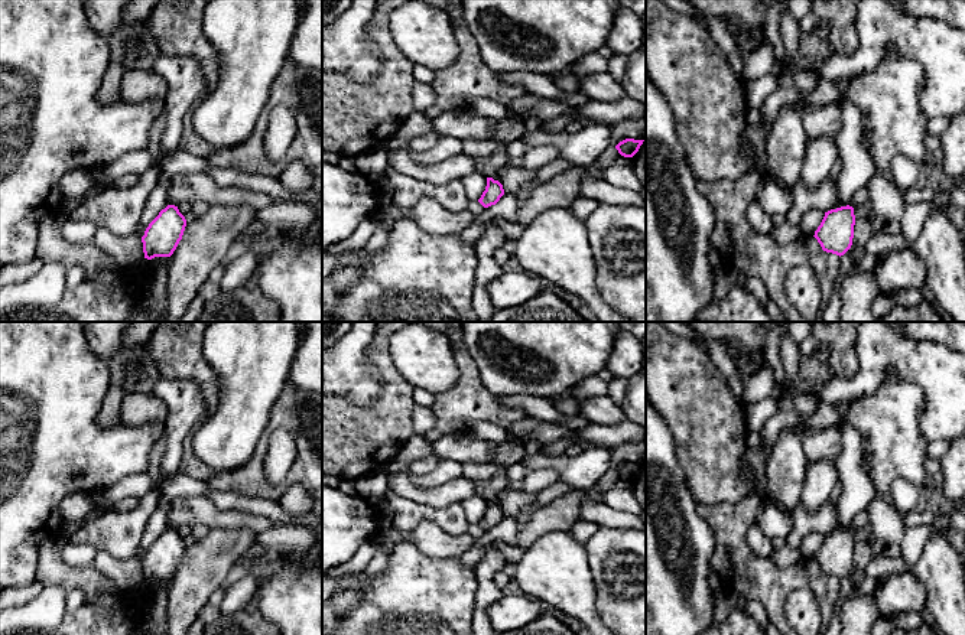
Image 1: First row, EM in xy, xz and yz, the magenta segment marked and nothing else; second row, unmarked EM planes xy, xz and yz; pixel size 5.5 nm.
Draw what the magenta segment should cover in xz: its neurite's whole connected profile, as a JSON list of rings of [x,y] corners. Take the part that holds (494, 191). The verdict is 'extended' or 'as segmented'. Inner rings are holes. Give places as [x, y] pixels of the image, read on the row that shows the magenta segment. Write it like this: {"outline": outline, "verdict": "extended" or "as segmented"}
{"outline": [[[487,178],[485,190],[482,192],[482,195],[478,199],[478,202],[484,208],[488,208],[491,205],[496,205],[503,195],[504,195],[503,185],[498,180],[494,180],[493,178]]], "verdict": "as segmented"}

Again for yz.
{"outline": [[[847,205],[825,212],[825,216],[815,231],[815,238],[822,250],[844,255],[852,245],[855,215],[854,208]]], "verdict": "as segmented"}

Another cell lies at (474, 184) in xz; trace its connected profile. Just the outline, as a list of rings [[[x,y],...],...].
[[[474,172],[461,179],[467,192],[468,199],[478,201],[485,190],[487,178]]]

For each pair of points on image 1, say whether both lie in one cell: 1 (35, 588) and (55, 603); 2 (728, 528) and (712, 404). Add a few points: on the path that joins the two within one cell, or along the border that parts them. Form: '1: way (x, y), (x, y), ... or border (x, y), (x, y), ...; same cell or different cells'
1: border (44, 586), (32, 599), (15, 606); different cells
2: border (760, 501), (747, 494), (736, 502), (698, 504); different cells

